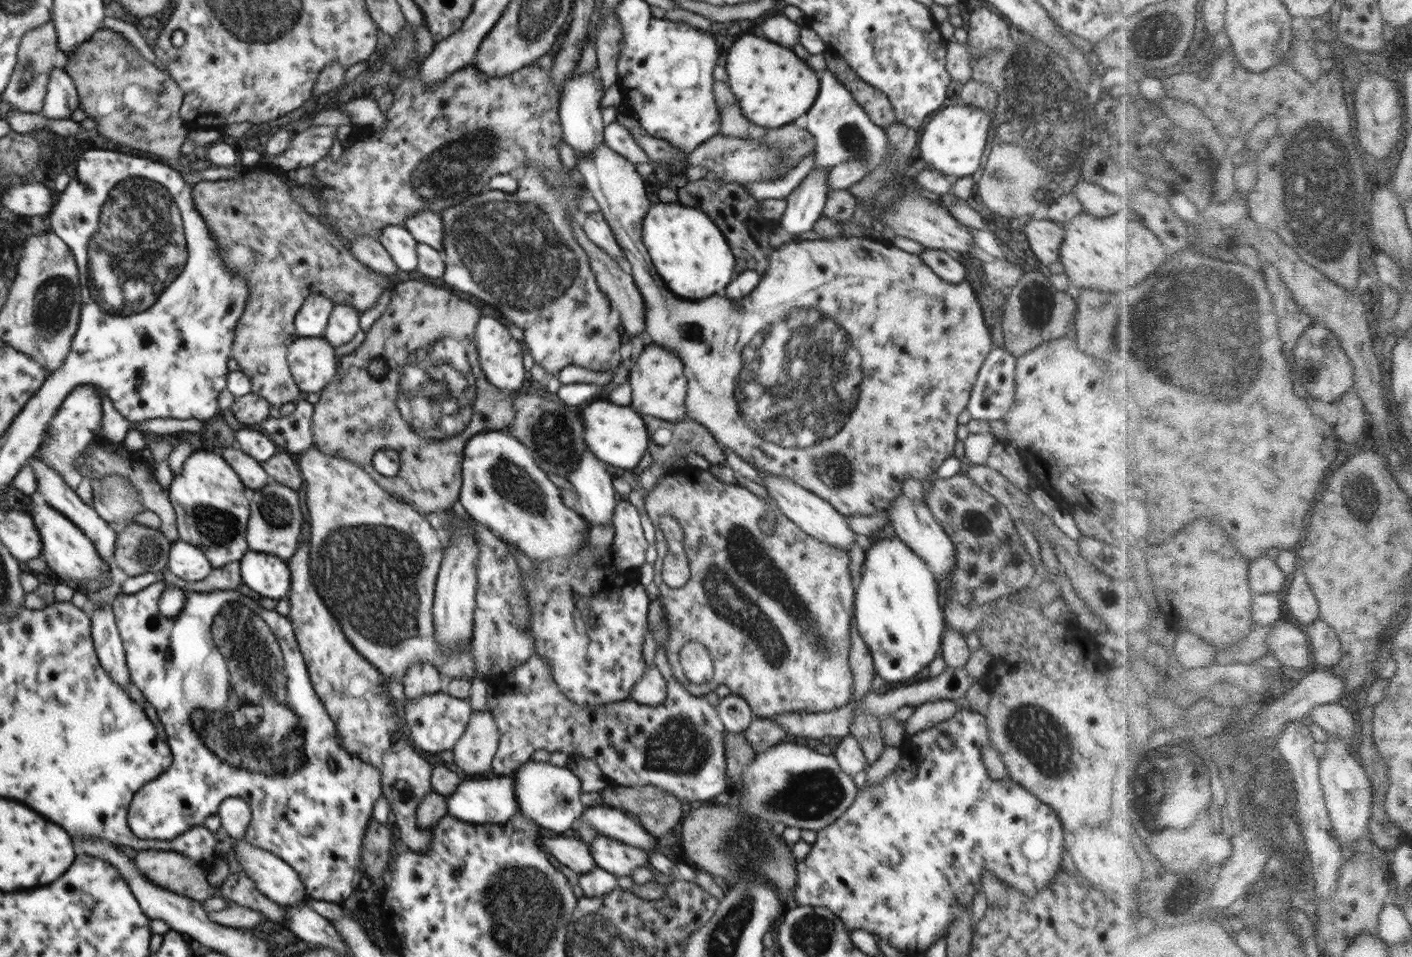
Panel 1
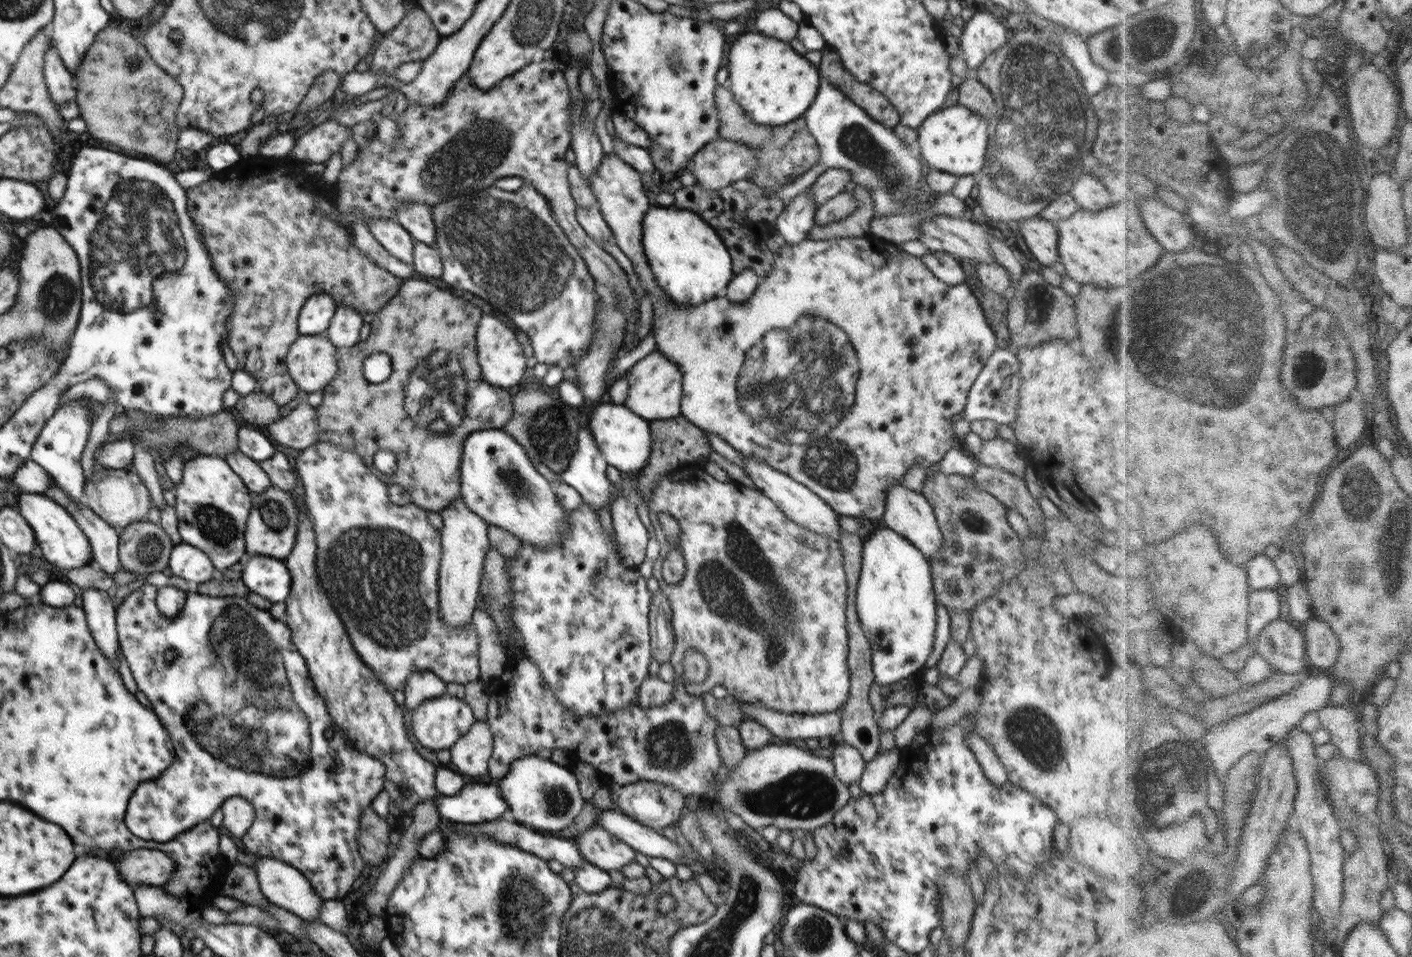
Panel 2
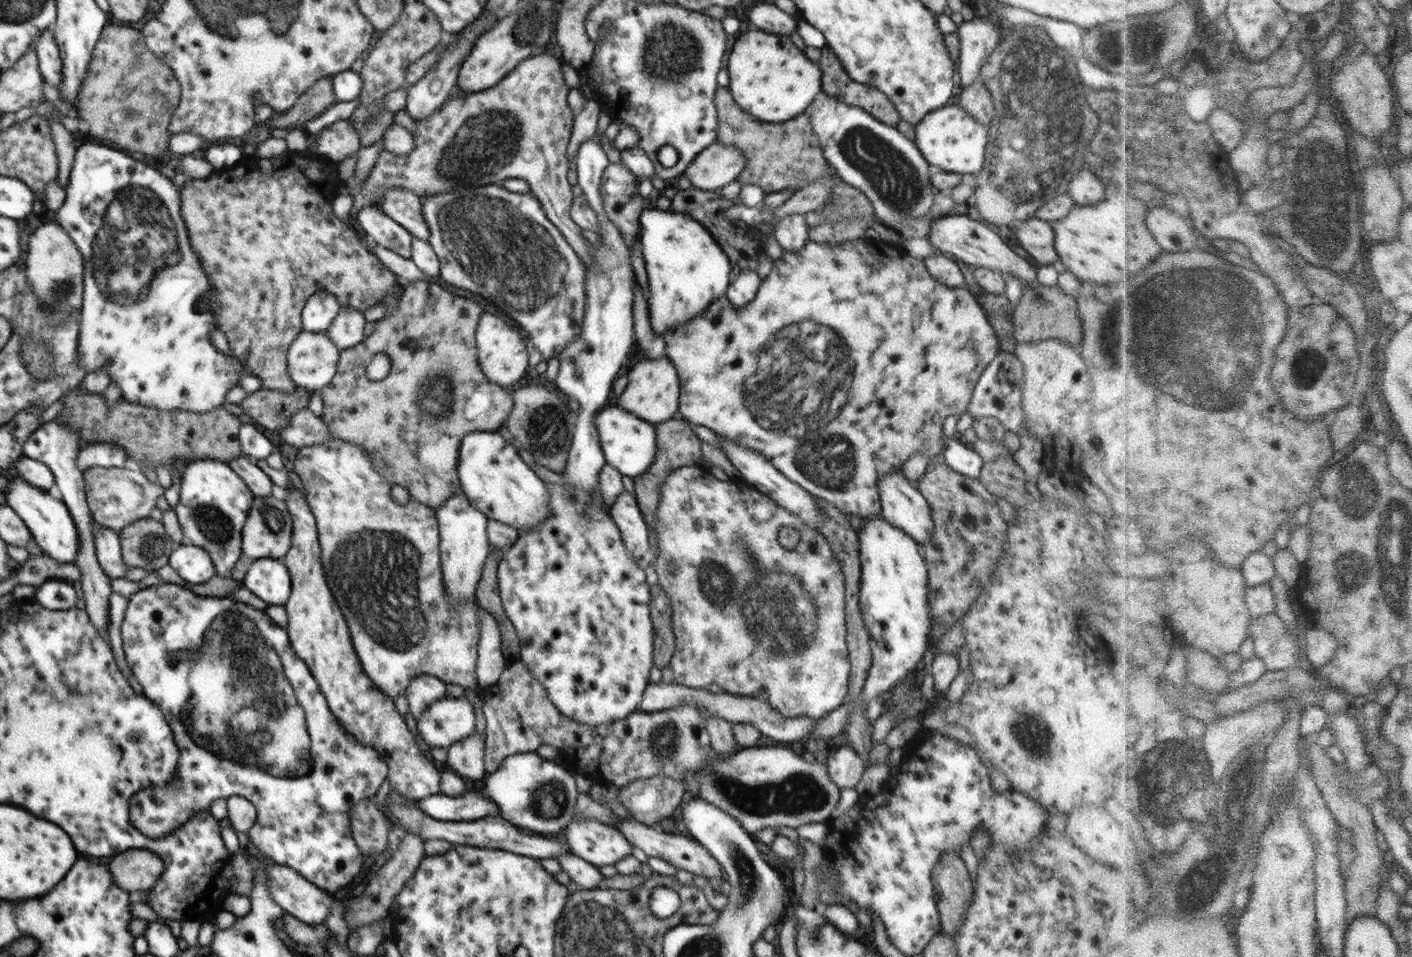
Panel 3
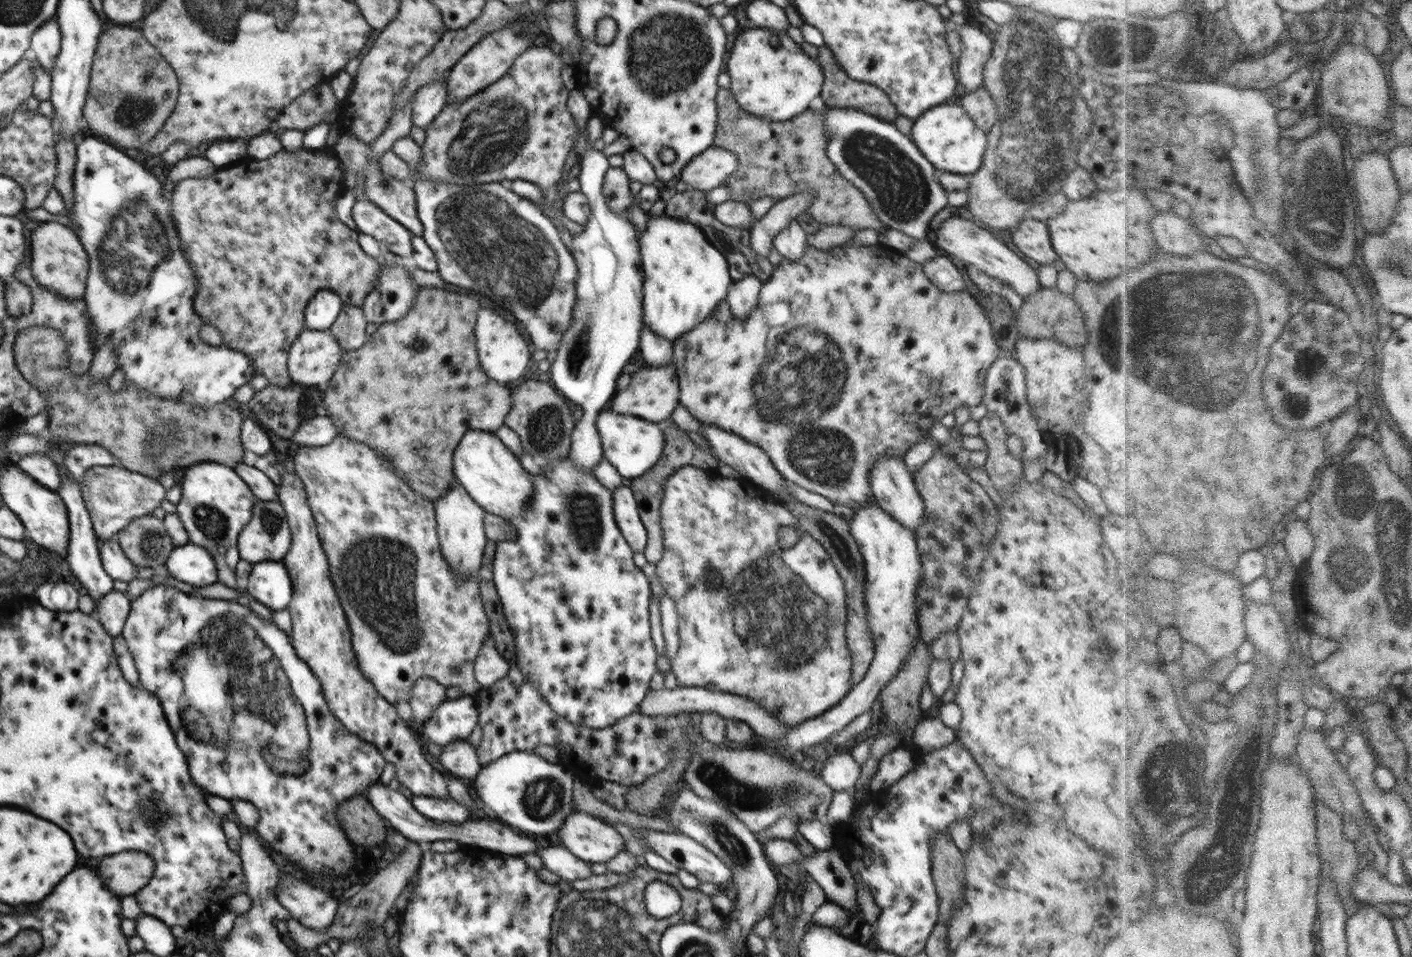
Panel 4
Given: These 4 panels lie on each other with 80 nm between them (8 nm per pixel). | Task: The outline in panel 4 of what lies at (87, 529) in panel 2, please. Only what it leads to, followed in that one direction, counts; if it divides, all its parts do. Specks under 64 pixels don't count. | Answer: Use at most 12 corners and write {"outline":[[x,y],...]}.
{"outline":[[116,537],[99,545],[103,569],[130,583],[140,566],[128,560]]}

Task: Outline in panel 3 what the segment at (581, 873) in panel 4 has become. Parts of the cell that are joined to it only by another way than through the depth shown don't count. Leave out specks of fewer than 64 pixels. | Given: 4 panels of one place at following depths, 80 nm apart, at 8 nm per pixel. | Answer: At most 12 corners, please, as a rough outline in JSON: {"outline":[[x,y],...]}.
{"outline":[[578,856],[554,857],[574,888],[596,889],[605,879]]}

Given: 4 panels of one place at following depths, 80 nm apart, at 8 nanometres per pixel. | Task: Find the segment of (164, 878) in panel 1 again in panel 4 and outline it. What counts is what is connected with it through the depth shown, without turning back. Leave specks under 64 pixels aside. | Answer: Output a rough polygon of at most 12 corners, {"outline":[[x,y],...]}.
{"outline":[[138,851],[100,858],[96,870],[118,896],[134,895],[154,876]]}

